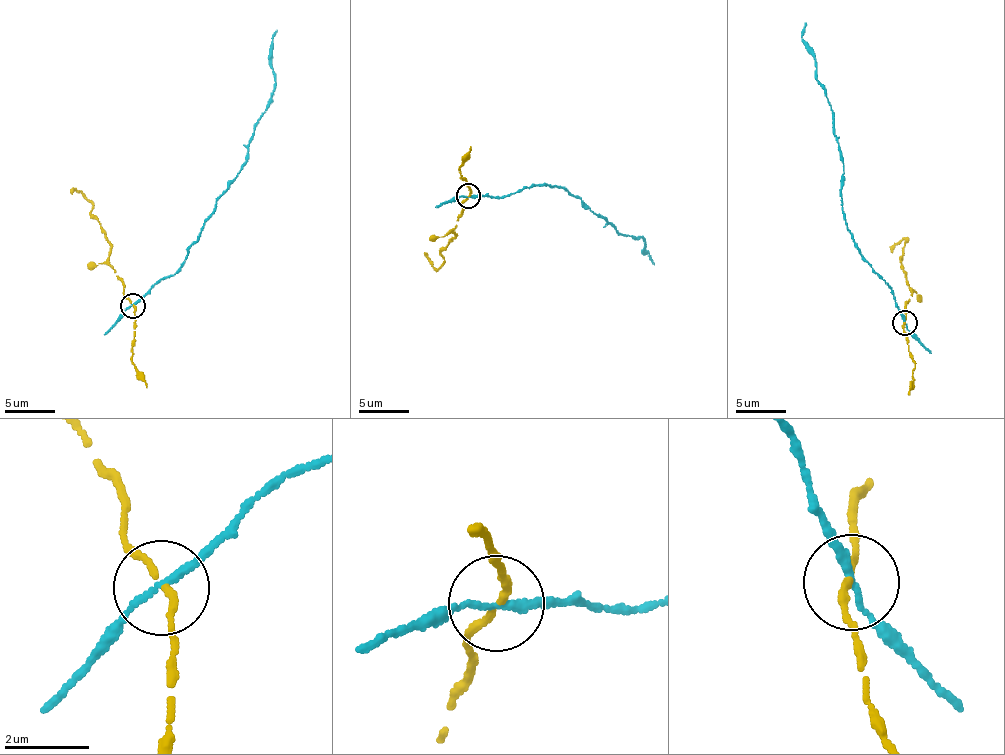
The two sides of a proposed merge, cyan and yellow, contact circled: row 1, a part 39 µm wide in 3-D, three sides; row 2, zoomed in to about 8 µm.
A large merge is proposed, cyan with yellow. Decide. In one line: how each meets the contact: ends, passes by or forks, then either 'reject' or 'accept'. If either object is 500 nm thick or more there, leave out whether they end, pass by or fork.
cyan passes by; yellow passes by; accept

